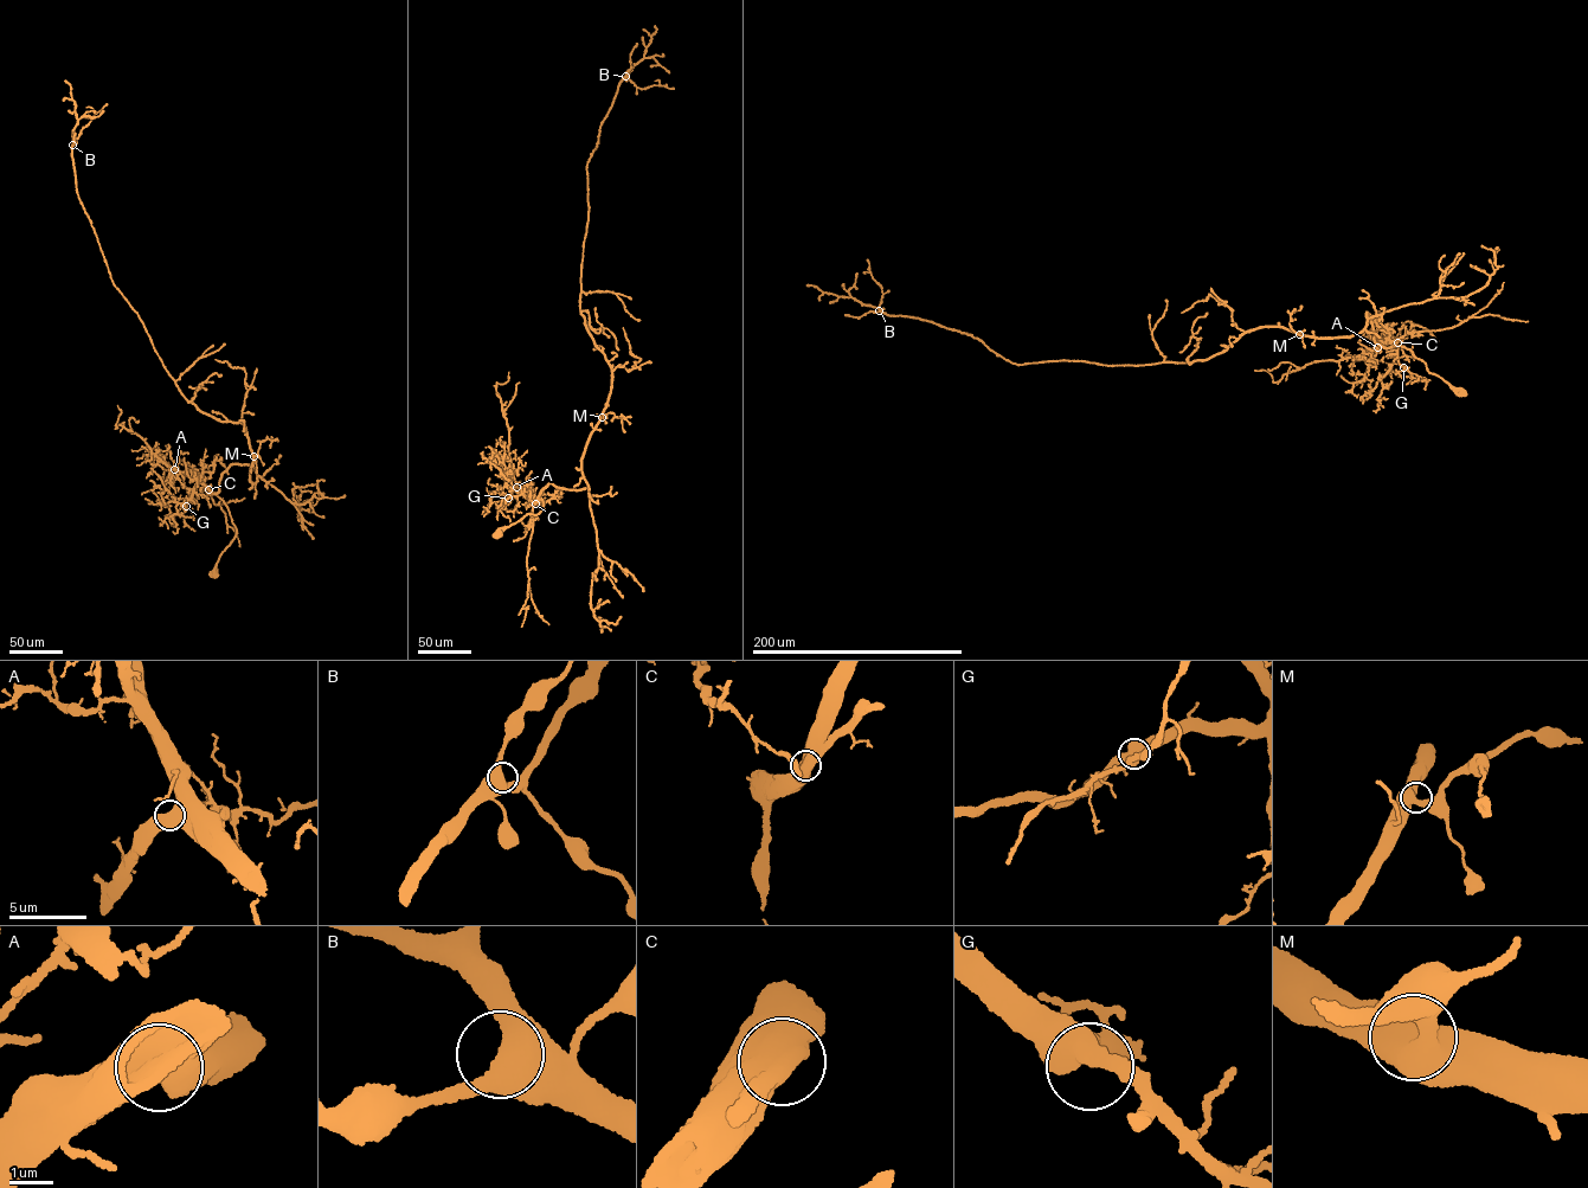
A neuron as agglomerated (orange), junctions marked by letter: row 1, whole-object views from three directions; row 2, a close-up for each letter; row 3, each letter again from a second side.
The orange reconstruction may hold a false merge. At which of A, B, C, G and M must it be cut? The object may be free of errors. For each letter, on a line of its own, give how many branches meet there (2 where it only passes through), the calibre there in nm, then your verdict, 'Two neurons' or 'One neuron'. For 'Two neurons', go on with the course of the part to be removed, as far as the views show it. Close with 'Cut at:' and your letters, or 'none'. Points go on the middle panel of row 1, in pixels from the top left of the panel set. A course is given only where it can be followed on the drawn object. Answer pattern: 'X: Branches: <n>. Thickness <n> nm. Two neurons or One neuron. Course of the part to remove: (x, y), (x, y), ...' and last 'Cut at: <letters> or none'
A: Branches: 2. Thickness 600 nm. One neuron
B: Branches: 3. Thickness 440 nm. One neuron
C: Branches: 1. Thickness 950 nm. One neuron
G: Branches: 2. Thickness 500 nm. One neuron
M: Branches: 2. Thickness 550 nm. One neuron
Cut at: none

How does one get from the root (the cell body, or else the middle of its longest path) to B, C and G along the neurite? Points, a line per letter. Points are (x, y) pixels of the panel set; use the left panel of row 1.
B: (213, 573), (237, 531), (211, 492), (232, 464), (257, 481), (245, 428), (185, 397), (114, 284), (72, 145)
C: (213, 573), (237, 531), (227, 506), (209, 489)
G: (213, 573), (220, 556), (235, 537), (236, 526), (224, 501), (201, 483), (197, 483), (186, 506)

